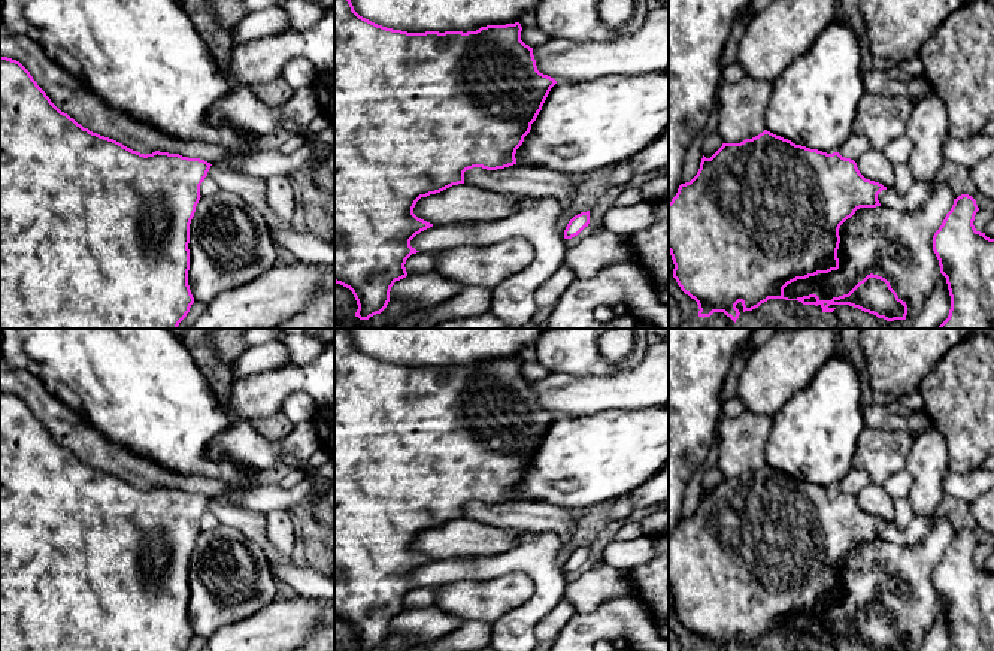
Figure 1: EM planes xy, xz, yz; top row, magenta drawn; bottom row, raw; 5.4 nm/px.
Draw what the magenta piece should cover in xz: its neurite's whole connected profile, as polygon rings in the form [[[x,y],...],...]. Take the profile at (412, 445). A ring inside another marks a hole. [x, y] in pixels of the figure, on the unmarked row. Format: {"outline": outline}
{"outline": [[[334,328],[334,617],[349,623],[357,635],[355,651],[381,648],[388,636],[396,615],[407,611],[406,594],[419,585],[410,575],[433,558],[418,552],[413,542],[421,532],[440,527],[452,520],[464,518],[464,506],[473,502],[487,505],[504,503],[516,499],[516,484],[530,467],[542,440],[557,415],[537,405],[533,382],[521,375],[519,357],[487,360],[476,366],[425,366],[407,367],[378,360],[360,351],[348,328]]]}

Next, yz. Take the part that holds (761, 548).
{"outline": [[[767,464],[740,478],[722,478],[710,491],[703,490],[697,509],[681,518],[669,538],[669,587],[675,603],[673,612],[681,624],[698,639],[698,651],[724,647],[739,651],[736,639],[752,645],[769,633],[798,635],[803,639],[821,641],[822,647],[833,647],[836,639],[849,639],[876,651],[906,651],[907,639],[891,623],[890,617],[878,609],[867,609],[848,629],[821,635],[816,629],[797,633],[784,630],[784,623],[797,615],[828,608],[839,603],[837,584],[839,563],[860,542],[881,541],[878,529],[887,524],[879,517],[866,514],[857,497],[839,487],[827,488],[795,479]]]}

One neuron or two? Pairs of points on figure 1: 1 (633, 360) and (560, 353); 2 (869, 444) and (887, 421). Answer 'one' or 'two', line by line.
1: one
2: two

